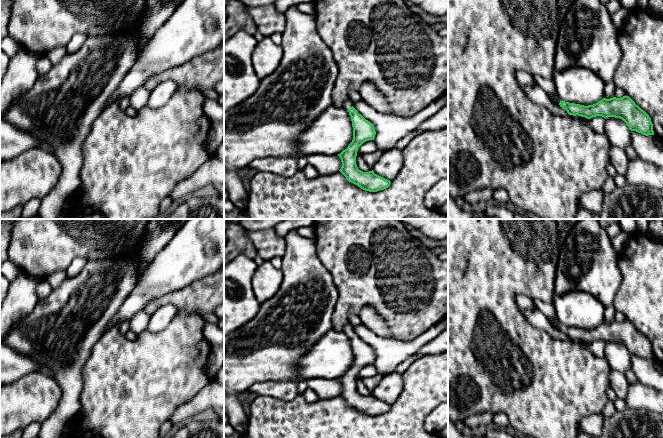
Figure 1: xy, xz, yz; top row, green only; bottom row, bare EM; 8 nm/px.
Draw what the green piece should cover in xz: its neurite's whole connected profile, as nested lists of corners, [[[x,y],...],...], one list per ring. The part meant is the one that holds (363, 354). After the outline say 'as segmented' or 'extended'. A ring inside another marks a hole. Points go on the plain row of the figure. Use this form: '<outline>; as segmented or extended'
[[[349,323],[345,325],[344,332],[348,334],[351,341],[353,364],[345,374],[338,378],[342,386],[342,391],[339,395],[349,406],[365,415],[377,416],[388,412],[391,408],[390,404],[375,398],[373,394],[363,396],[358,393],[356,388],[359,371],[364,366],[374,364],[375,362],[376,355],[374,349],[358,337]]]; extended

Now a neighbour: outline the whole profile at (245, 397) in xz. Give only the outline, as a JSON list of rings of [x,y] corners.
[[[249,389],[239,394],[239,400],[247,411],[249,410],[252,399]]]

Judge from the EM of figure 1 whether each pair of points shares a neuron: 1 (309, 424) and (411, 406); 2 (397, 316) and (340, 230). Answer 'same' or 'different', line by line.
1: same
2: same

